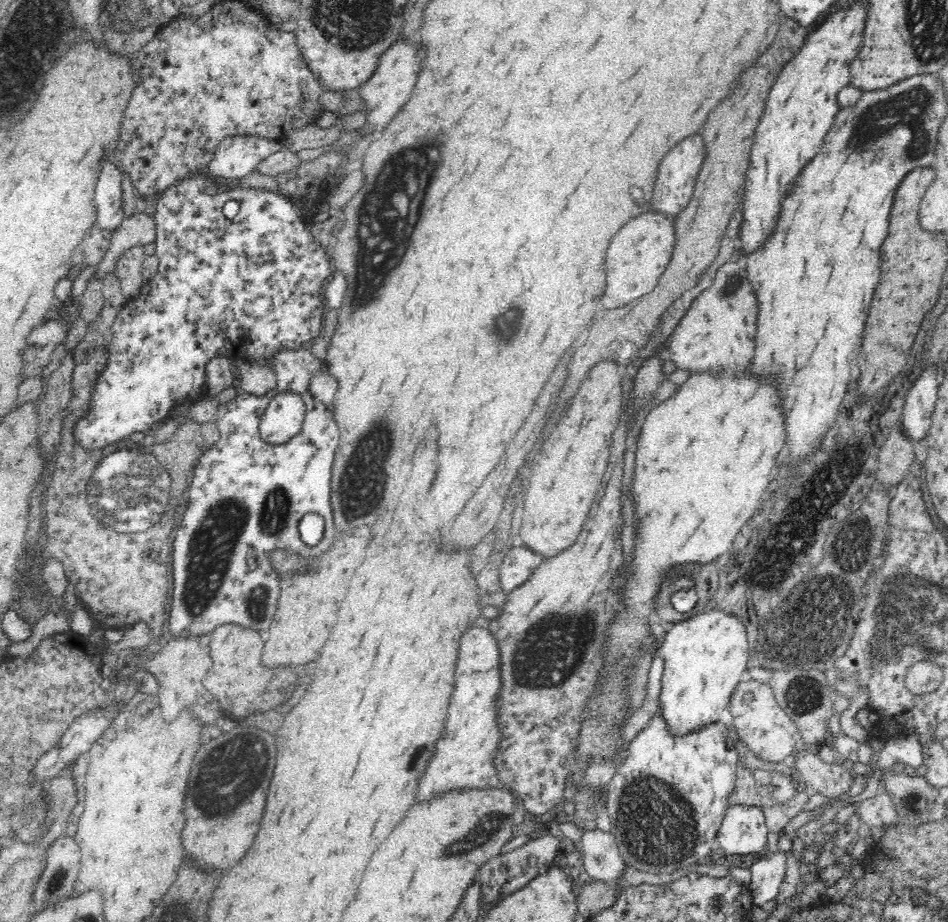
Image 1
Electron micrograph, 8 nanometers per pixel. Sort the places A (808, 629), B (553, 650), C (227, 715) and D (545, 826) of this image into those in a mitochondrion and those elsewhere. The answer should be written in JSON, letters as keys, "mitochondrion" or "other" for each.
{"A":"mitochondrion","B":"mitochondrion","C":"other","D":"other"}

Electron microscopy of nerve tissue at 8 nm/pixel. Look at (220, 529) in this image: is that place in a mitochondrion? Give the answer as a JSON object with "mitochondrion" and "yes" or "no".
{"mitochondrion":"yes"}

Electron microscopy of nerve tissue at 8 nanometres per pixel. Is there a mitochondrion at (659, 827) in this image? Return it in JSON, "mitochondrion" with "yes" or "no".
{"mitochondrion":"yes"}

